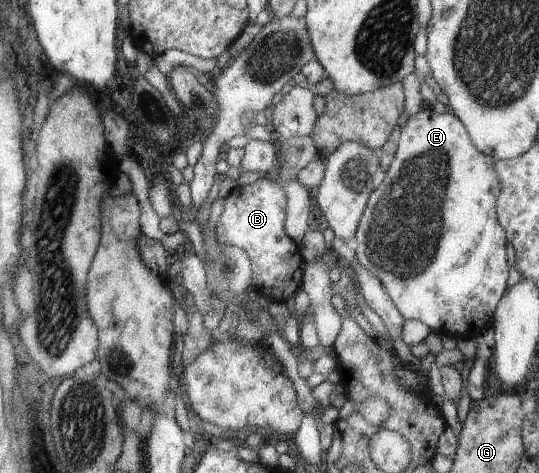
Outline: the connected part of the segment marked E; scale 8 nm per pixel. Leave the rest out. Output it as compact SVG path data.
M423 106L418 113L408 117L404 127L400 129L394 157L385 169L385 175L381 183L367 197L365 208L353 235L357 245L354 253L358 264L379 279L379 282L387 291L388 297L392 300L394 307L396 307L396 310L404 320L420 321L438 335L449 336L455 339L460 337L476 338L489 329L484 327L484 325L490 321L492 311L494 311L498 299L503 297L502 291L504 291L506 275L508 275L506 273L508 271L506 269L506 253L504 253L506 237L504 237L504 229L496 223L499 192L500 185L498 185L497 171L494 169L494 160L477 151L473 143L470 143L465 125L452 112L447 111L442 113L442 115L438 115L434 113L431 107Z

